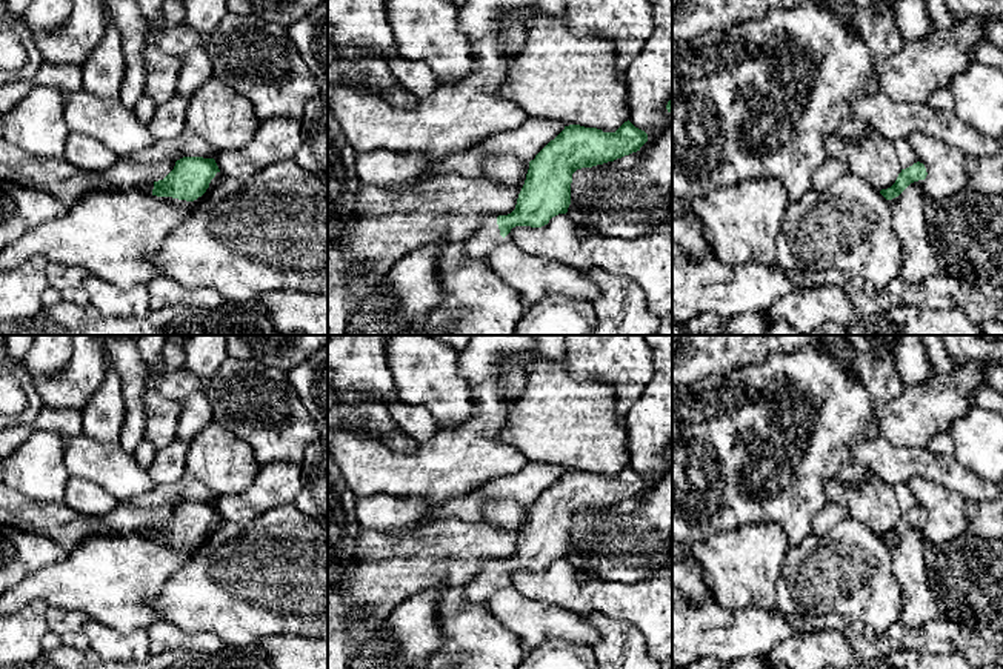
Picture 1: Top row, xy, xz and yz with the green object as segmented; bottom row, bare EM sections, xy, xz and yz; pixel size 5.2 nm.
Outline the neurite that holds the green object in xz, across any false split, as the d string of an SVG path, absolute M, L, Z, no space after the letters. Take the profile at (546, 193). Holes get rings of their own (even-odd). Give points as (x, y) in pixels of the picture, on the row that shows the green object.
M629 120L615 132L569 125L529 161L515 209L508 215L491 215L465 240L465 255L486 263L497 246L512 241L515 226L541 228L571 205L572 174L614 161L640 151L648 134Z

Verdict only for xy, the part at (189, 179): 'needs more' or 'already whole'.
needs more

